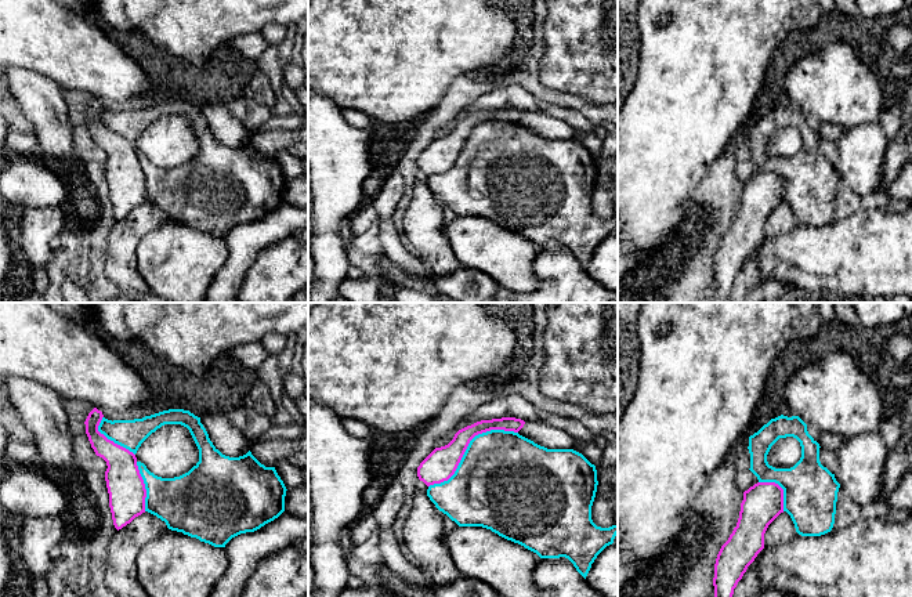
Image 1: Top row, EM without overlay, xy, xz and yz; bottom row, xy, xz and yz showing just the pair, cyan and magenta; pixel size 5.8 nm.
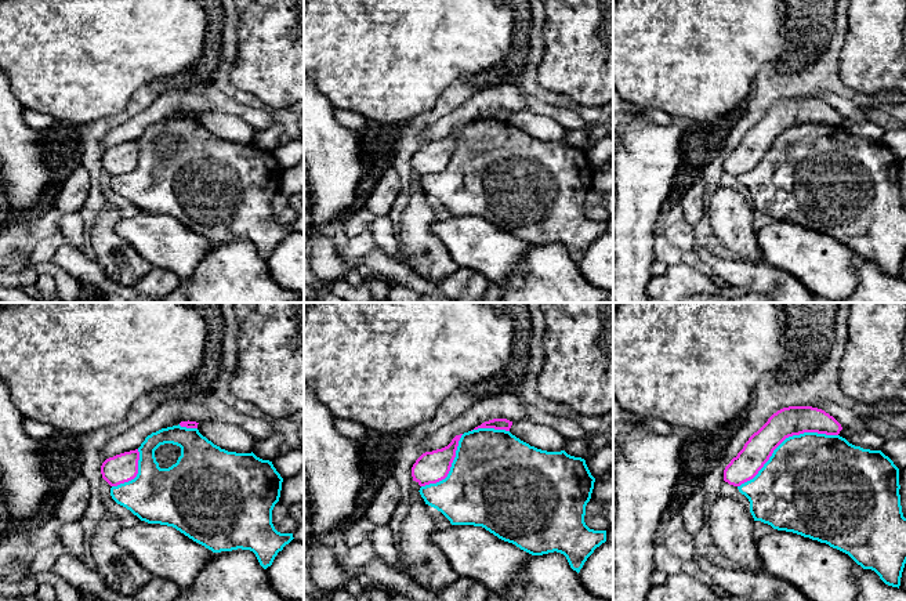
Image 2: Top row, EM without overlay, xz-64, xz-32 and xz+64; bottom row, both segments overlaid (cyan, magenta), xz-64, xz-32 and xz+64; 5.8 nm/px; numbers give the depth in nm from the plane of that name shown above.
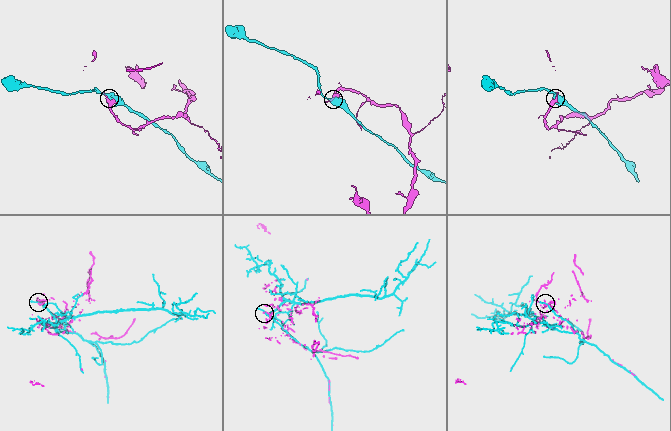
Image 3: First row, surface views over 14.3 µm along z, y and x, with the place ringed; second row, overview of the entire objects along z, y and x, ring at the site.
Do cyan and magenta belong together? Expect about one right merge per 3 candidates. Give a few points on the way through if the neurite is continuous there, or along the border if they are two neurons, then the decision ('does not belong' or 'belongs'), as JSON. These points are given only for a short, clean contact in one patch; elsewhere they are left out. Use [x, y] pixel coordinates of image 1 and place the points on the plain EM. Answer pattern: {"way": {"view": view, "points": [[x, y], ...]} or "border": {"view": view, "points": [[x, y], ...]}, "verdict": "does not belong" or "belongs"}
{"verdict": "does not belong"}

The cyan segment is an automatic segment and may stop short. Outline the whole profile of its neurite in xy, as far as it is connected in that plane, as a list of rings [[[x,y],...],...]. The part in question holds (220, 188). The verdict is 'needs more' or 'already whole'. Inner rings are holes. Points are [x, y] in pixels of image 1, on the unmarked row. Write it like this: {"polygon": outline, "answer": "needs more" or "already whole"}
{"polygon": [[[169,100],[134,111],[112,112],[102,108],[98,122],[135,145],[141,134],[164,115],[187,117],[199,140],[199,152],[188,163],[174,169],[158,167],[144,153],[137,152],[146,180],[145,202],[164,211],[169,220],[214,238],[225,238],[232,228],[254,222],[285,202],[287,180],[275,158],[265,158],[250,141],[239,148],[222,145],[210,131],[200,108],[189,101]]], "answer": "already whole"}

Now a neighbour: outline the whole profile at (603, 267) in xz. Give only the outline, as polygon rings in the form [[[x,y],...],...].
[[[607,236],[594,250],[586,272],[608,290],[618,292],[618,236]]]

